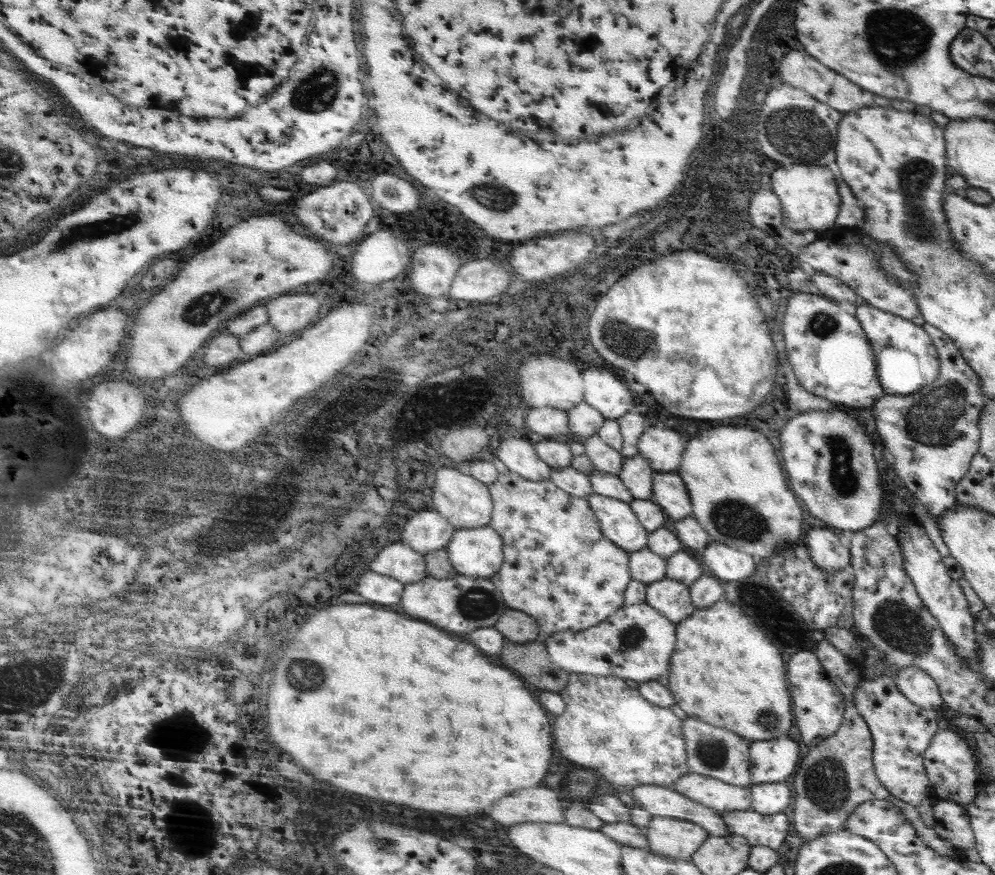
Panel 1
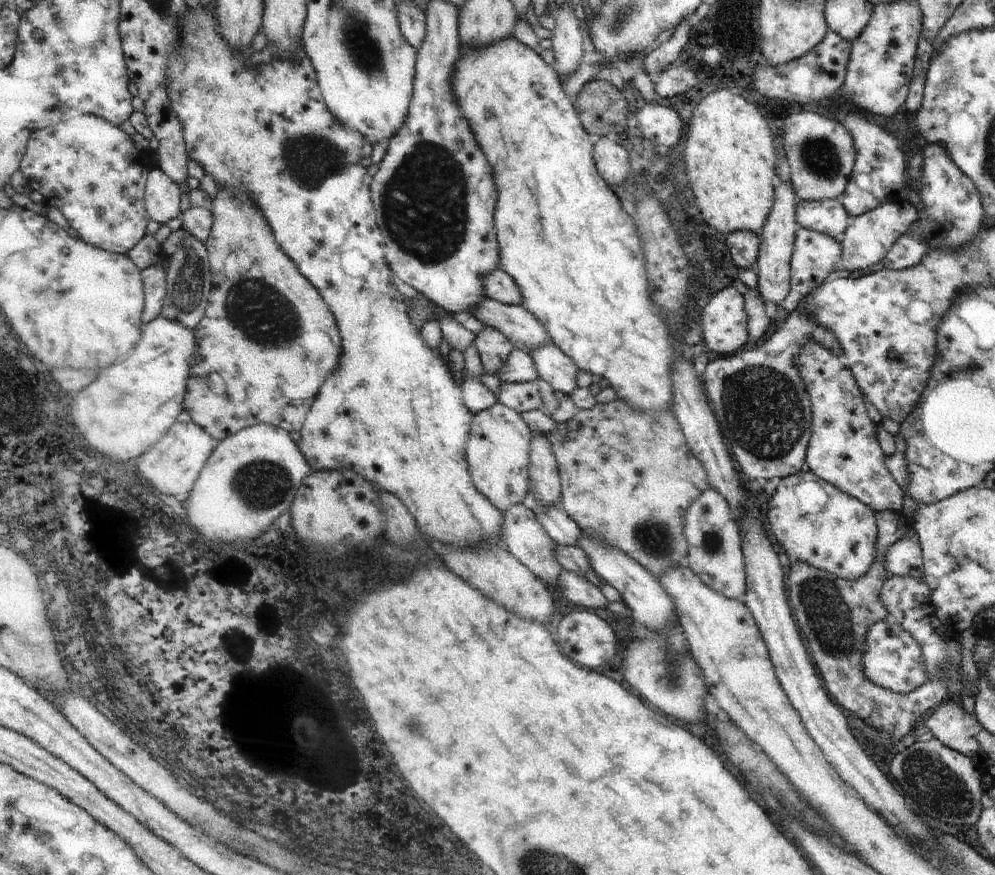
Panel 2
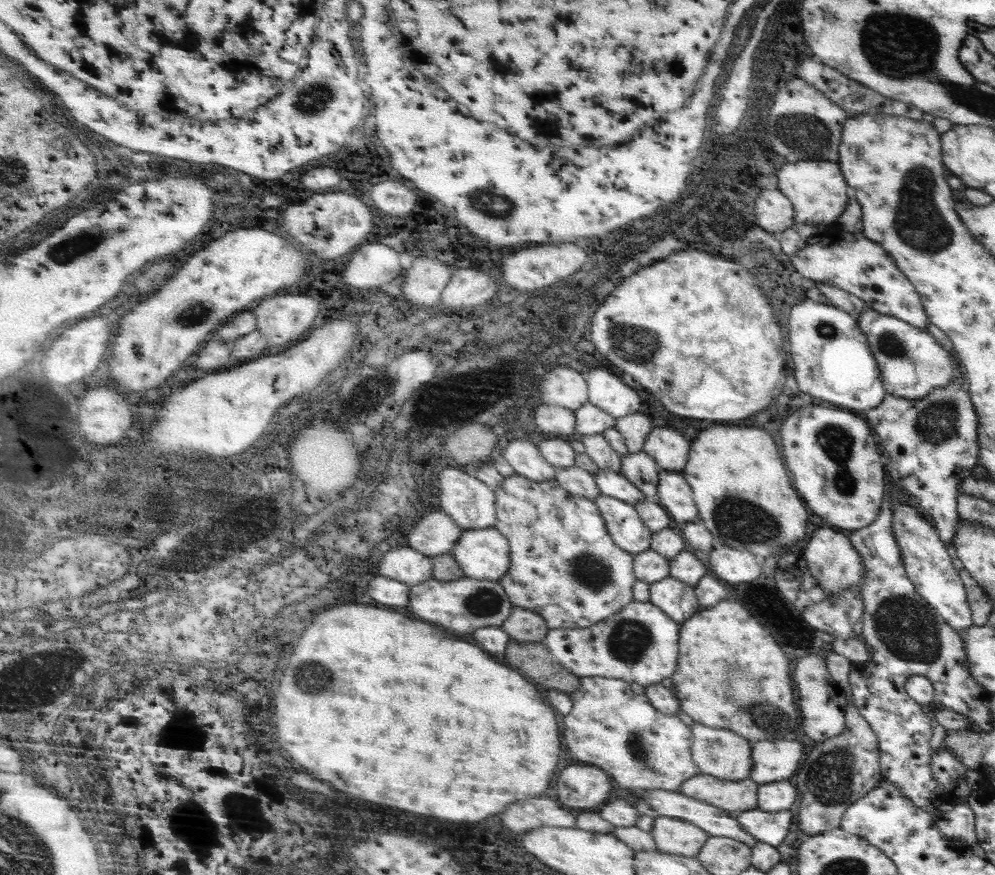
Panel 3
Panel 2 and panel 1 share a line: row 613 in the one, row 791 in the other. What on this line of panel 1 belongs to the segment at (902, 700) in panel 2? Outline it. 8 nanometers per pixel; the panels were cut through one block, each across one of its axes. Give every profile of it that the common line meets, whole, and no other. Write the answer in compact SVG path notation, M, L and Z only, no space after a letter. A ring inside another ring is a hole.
M821 640L813 646L813 652L819 660L819 664L825 668L827 678L837 686L837 690L843 696L843 720L841 726L837 728L837 732L825 740L821 740L821 744L809 748L805 760L801 758L795 772L793 772L793 810L791 810L791 824L793 830L799 838L803 838L803 842L811 842L819 836L825 834L835 834L835 832L843 832L845 830L845 822L849 820L849 816L853 814L853 810L859 804L865 804L869 800L885 800L889 804L893 804L893 808L905 818L905 822L915 828L915 836L917 840L931 850L937 856L945 856L945 858L953 858L955 854L961 854L957 846L953 846L947 840L941 840L937 836L935 830L929 830L923 826L923 822L919 820L917 812L903 800L895 800L877 780L875 772L873 772L873 738L869 732L867 722L861 718L861 714L855 708L853 702L853 692L859 686L859 672L857 666L853 666L845 654L841 654L833 644L829 644L827 640Z

